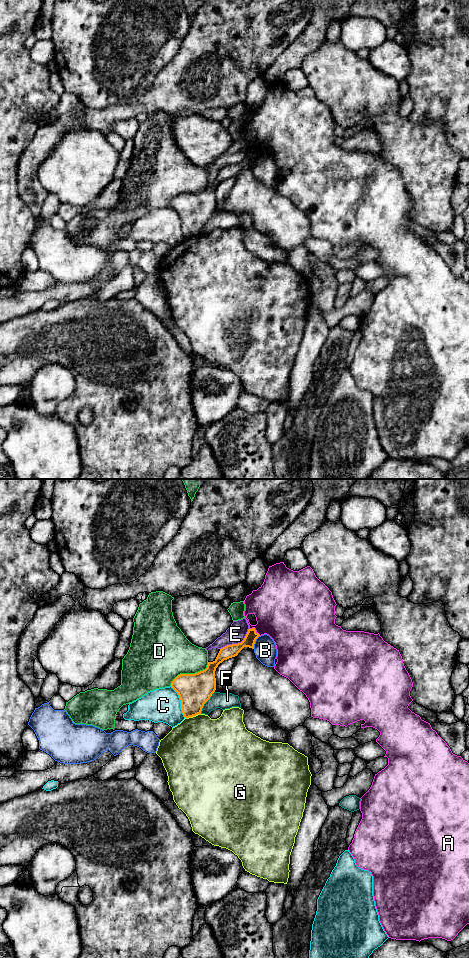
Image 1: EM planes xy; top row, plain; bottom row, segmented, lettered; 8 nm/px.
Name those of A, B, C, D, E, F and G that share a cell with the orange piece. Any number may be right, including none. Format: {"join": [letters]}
{"join": []}

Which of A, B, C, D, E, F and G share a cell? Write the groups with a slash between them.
A / B / C / D / E / F / G

